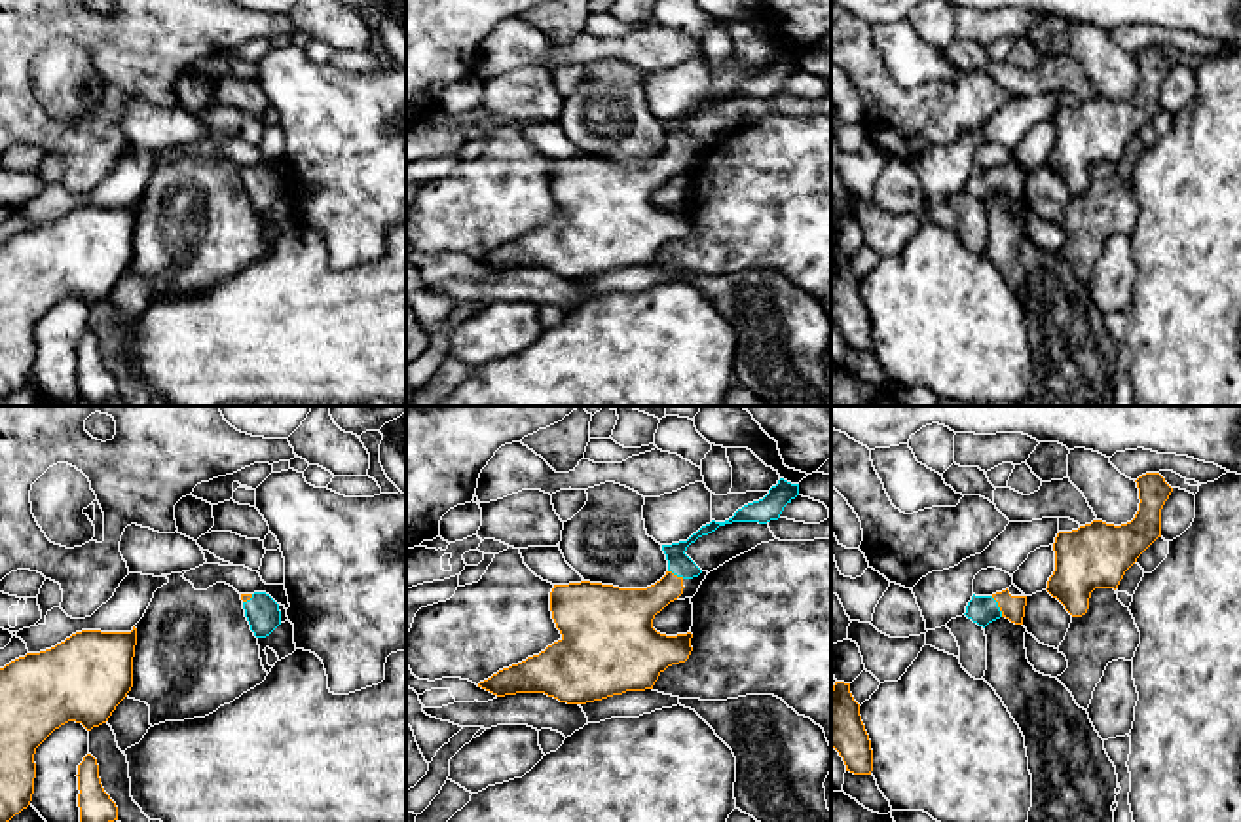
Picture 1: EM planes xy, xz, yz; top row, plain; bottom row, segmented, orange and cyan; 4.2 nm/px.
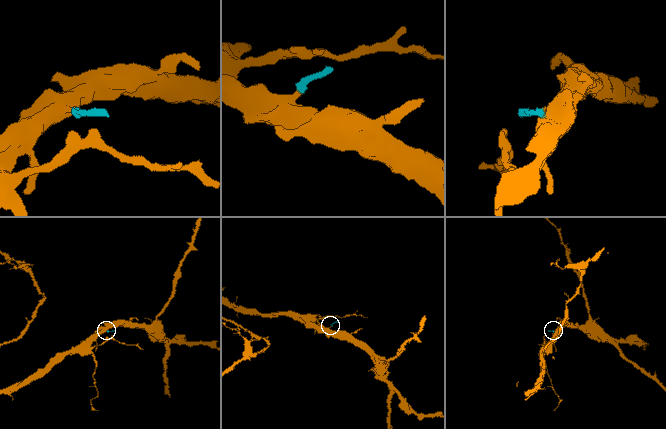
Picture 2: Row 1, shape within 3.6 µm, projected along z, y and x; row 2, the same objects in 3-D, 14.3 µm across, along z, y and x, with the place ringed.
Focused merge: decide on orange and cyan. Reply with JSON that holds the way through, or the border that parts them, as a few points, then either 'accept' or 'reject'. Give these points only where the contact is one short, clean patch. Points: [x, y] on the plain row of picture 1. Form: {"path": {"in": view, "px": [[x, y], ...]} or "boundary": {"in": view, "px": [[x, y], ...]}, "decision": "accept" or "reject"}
{"path": {"in": "yz", "px": [[1012, 183], [999, 181], [981, 185]]}, "decision": "accept"}

